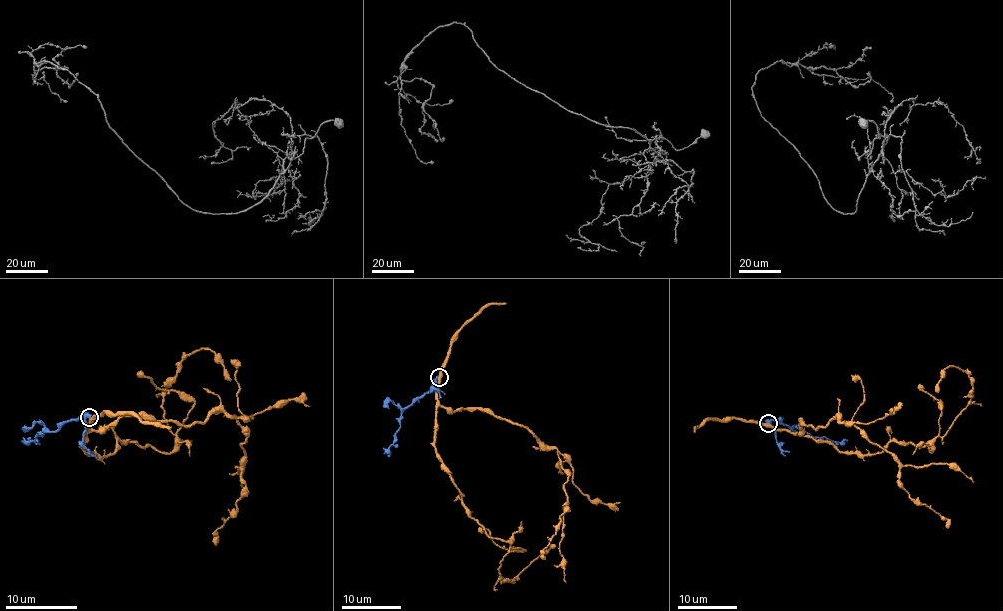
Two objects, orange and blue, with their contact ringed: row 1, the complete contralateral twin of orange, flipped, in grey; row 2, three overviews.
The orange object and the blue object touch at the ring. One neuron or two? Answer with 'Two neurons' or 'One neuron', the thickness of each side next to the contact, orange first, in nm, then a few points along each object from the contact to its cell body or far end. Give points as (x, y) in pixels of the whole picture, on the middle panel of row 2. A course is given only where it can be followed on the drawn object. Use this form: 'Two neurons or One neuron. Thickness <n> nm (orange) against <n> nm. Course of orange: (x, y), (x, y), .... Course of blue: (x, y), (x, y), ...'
Two neurons. Thickness 400 nm (orange) against 380 nm. Course of orange: (439, 377), (437, 457), (462, 505), (484, 532), (509, 542), (500, 561), (502, 579), (511, 581), (555, 545). Course of blue: (439, 377), (402, 413), (400, 427), (388, 449), (390, 457)

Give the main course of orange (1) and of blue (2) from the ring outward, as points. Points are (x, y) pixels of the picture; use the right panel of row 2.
1: (768, 423), (840, 451), (879, 454), (892, 441), (932, 451), (966, 407), (972, 380), (948, 367), (936, 392)
2: (768, 423), (777, 420), (795, 433), (804, 432), (840, 442), (848, 441)

